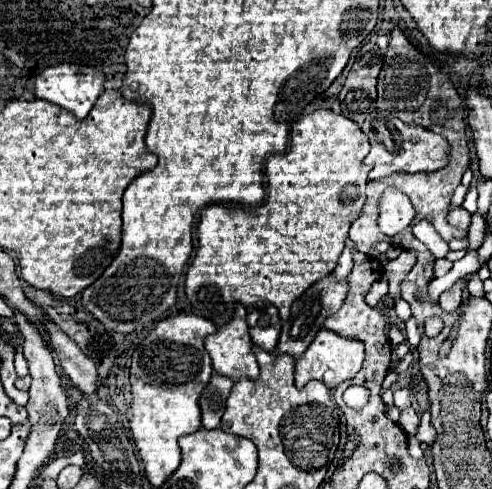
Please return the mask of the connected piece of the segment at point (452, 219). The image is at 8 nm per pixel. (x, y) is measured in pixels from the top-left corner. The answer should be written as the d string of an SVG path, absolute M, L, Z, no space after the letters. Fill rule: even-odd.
M454 208L448 212L448 222L456 228L462 228L468 232L470 228L470 214L464 210L464 208Z

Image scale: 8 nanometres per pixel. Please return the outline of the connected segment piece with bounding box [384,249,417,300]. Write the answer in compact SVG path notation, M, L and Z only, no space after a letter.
M403 250L400 256L384 267L384 275L388 279L388 295L396 300L400 296L400 284L406 274L413 268L417 260L416 253L413 250Z

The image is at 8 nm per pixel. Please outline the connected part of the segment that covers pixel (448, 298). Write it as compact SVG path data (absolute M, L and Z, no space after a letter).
M464 278L440 296L440 308L446 312L454 312L462 302L462 290L464 290Z

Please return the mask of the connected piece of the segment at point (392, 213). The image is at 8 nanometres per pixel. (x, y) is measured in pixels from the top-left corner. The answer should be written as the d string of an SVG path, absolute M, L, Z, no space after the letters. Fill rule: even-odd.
M388 188L380 198L380 228L386 234L404 230L414 218L414 208L408 196L396 188Z

